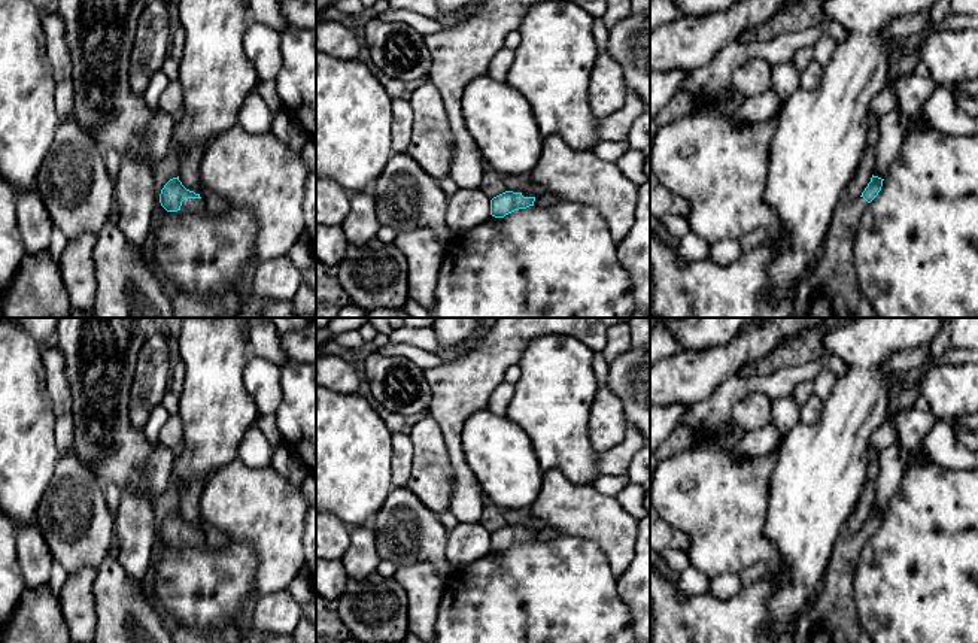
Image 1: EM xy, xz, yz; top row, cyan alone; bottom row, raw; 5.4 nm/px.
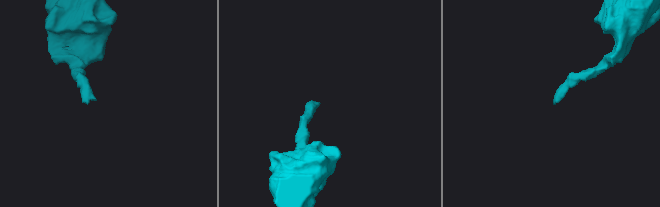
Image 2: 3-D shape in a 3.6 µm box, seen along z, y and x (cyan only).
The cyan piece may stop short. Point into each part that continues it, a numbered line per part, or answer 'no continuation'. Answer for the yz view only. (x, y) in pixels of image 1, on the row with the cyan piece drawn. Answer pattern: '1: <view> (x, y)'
1: yz (832, 290)

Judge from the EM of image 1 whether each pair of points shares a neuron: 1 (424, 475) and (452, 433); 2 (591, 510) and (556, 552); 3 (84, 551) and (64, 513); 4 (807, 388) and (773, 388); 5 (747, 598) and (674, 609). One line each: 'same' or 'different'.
1: different
2: different
3: same
4: different
5: same

